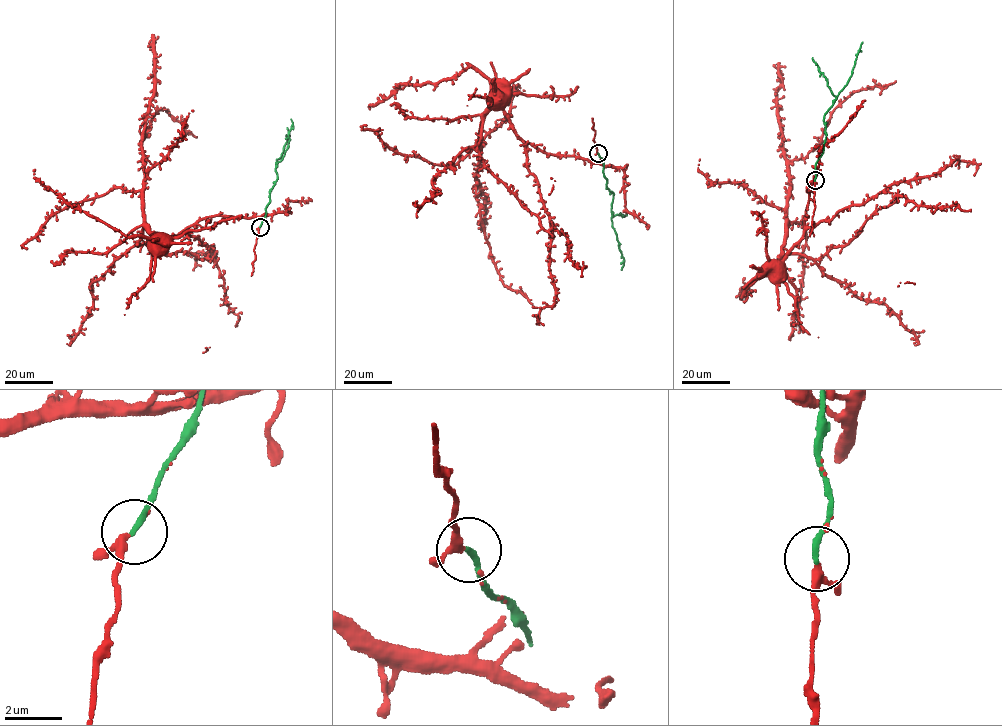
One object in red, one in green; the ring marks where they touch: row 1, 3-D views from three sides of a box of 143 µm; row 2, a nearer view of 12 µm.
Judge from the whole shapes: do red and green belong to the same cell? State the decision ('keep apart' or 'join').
join

